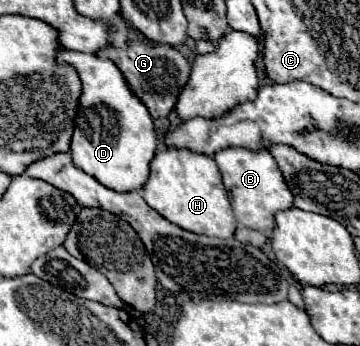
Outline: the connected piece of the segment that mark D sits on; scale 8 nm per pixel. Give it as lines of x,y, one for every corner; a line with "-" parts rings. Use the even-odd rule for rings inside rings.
60,49
58,61
74,65
82,79
82,109
78,109
78,121
74,127
74,137
70,147
74,165
78,165
78,169
92,175
102,185
114,191
140,191
150,177
150,161
154,159
156,151
156,131
148,109
138,101
138,97
130,93
126,79
110,59
100,59
92,53

